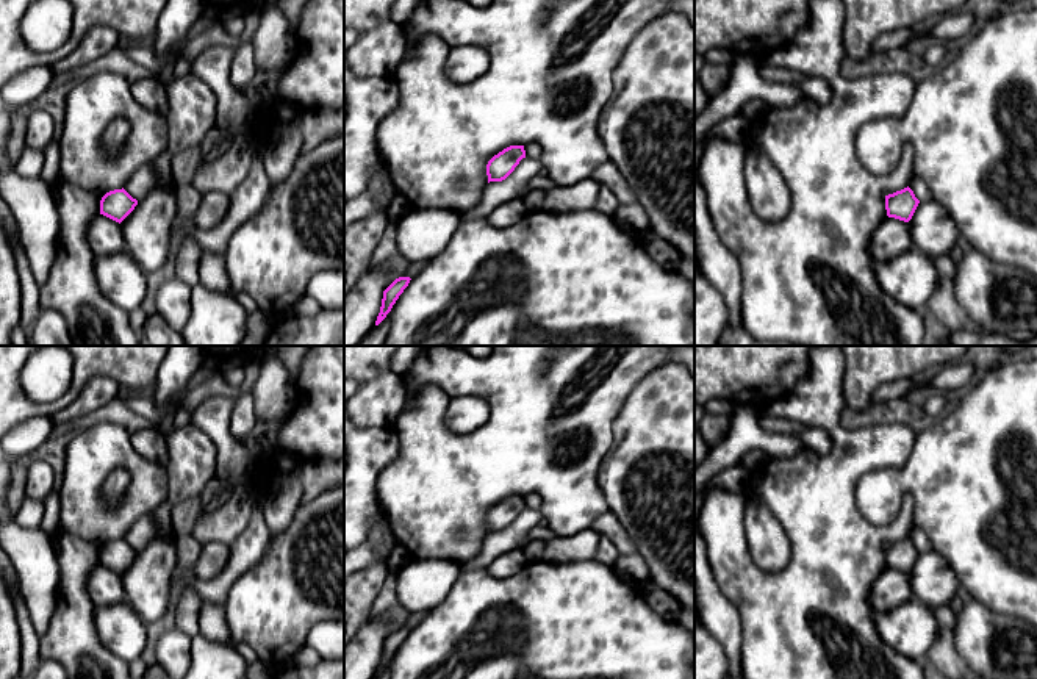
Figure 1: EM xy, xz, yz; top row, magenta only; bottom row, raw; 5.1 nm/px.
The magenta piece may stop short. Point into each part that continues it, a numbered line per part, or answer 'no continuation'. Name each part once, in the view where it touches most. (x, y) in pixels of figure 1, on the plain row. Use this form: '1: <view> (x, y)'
no continuation

